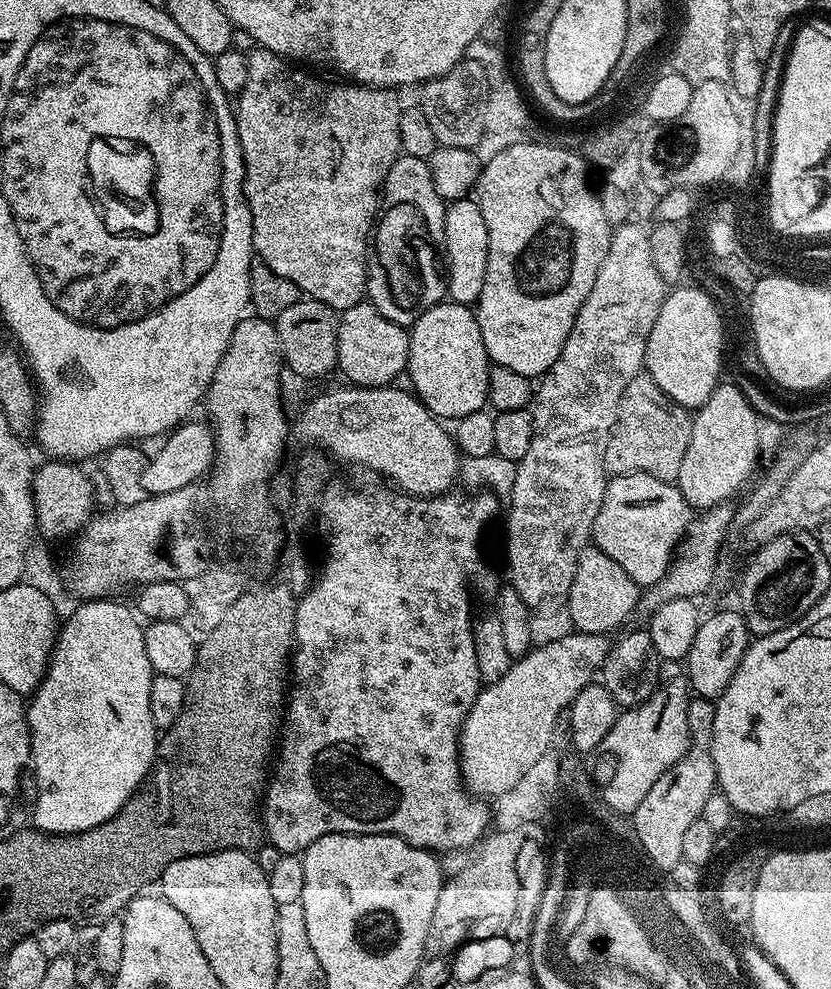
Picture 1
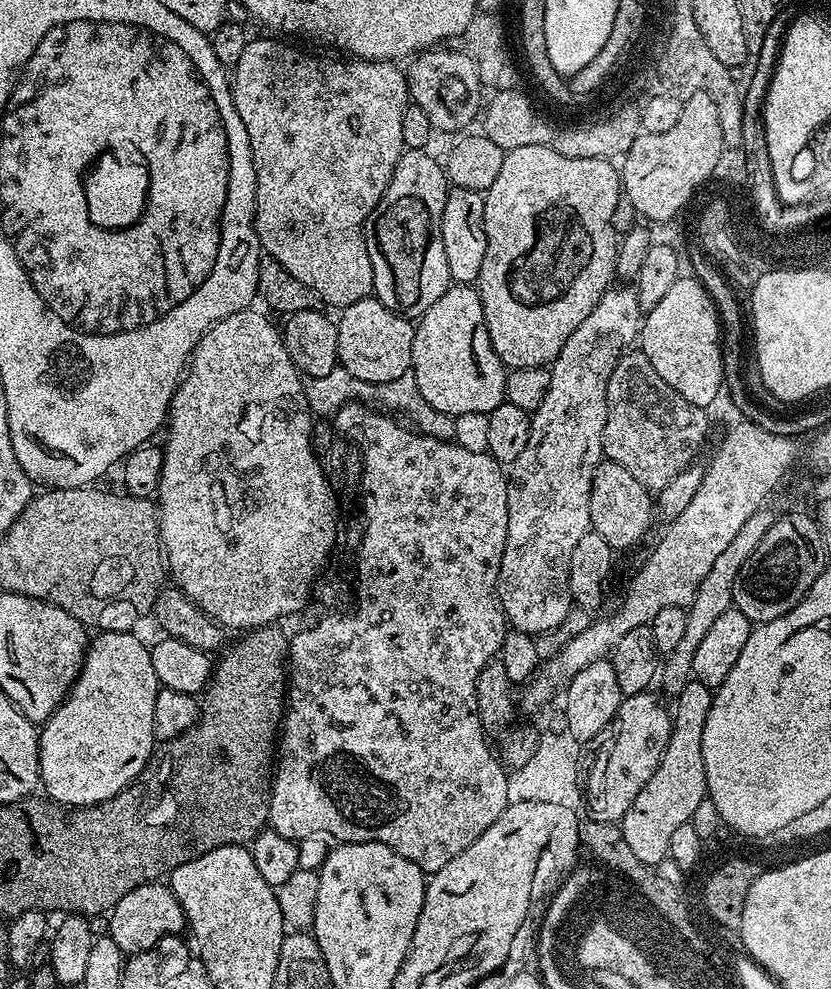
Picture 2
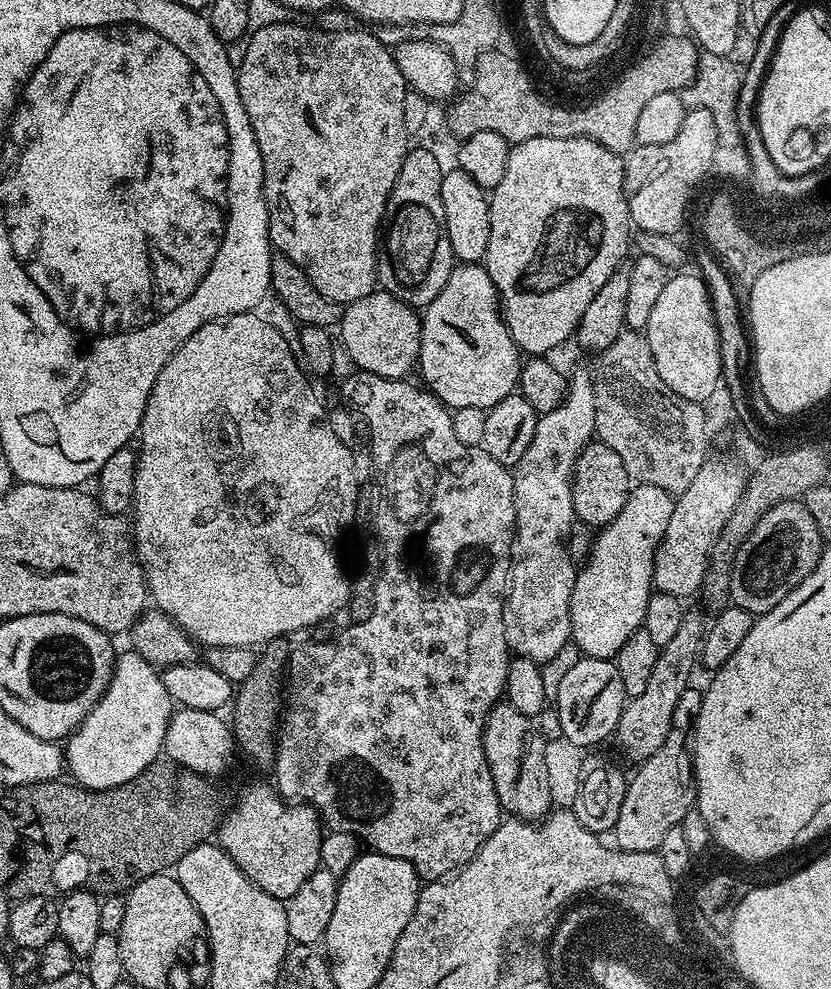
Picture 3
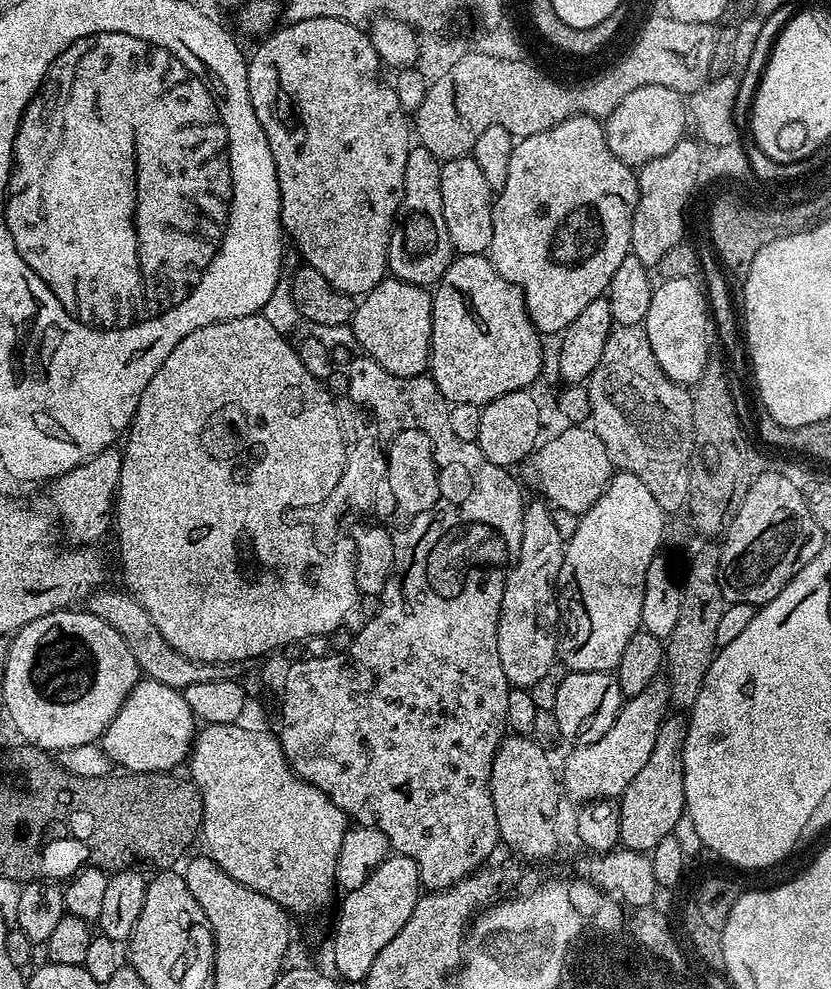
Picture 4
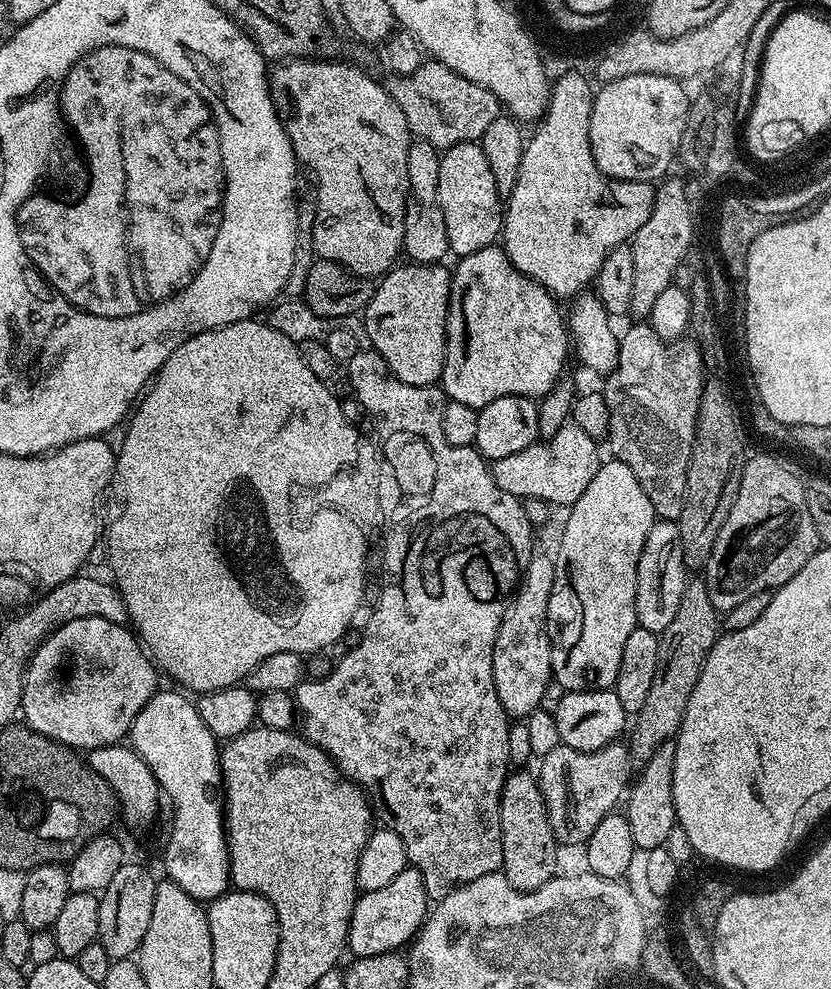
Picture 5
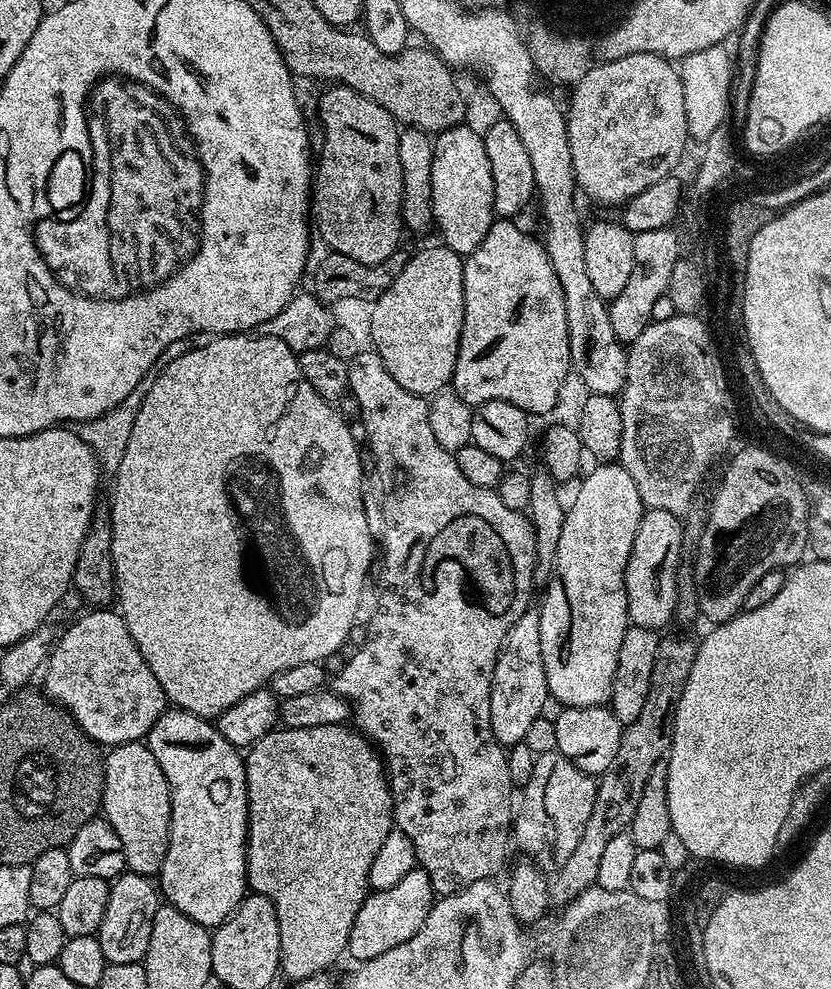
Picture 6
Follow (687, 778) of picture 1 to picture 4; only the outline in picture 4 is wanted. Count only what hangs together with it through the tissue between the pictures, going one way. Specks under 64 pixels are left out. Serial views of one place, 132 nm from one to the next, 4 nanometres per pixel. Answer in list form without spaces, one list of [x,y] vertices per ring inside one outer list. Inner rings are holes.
[[[669,714],[660,724],[654,742],[654,750],[650,750],[650,758],[646,766],[638,770],[638,775],[626,786],[624,793],[618,798],[620,806],[620,844],[634,852],[651,853],[662,838],[672,835],[678,818],[686,815],[684,806],[684,747],[688,733],[688,716]]]

